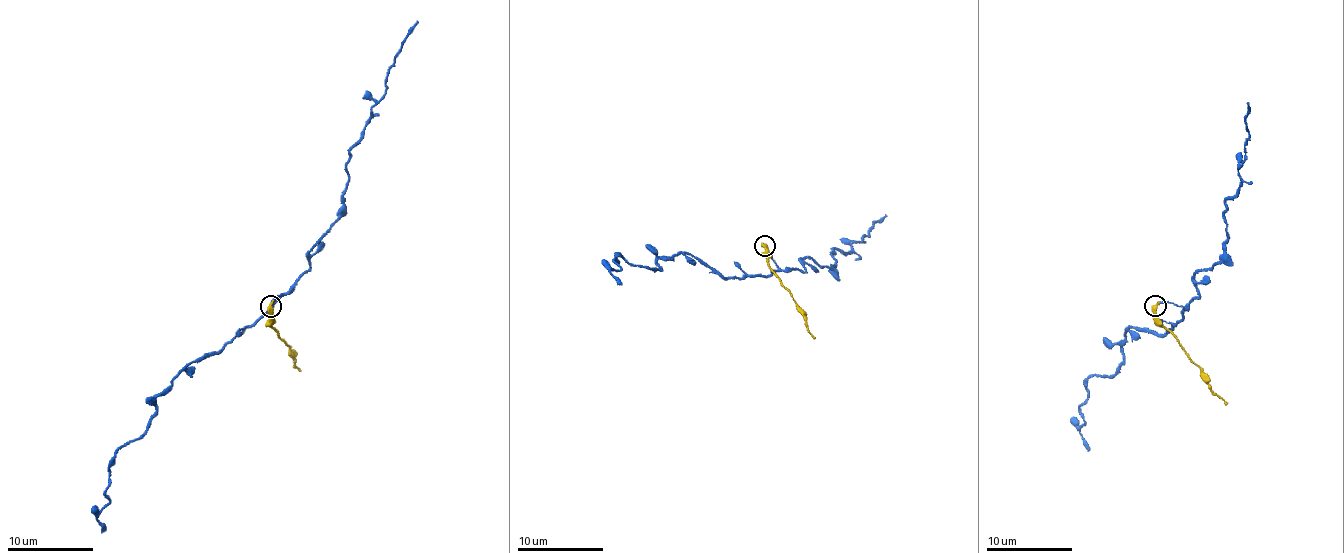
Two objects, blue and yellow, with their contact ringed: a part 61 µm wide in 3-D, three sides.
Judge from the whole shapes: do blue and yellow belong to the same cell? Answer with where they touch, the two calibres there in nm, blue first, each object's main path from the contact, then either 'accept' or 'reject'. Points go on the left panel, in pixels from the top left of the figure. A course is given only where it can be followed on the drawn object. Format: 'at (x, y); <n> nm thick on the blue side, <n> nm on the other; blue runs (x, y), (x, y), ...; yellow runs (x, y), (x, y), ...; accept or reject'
at (270, 306); 120 nm thick on the blue side, 460 nm on the other; blue runs (271, 306), (280, 295), (154, 397), (148, 427), (115, 455), (109, 503), (96, 518), (104, 532); yellow runs (271, 306), (269, 326), (287, 346), (293, 366), (301, 372); reject

